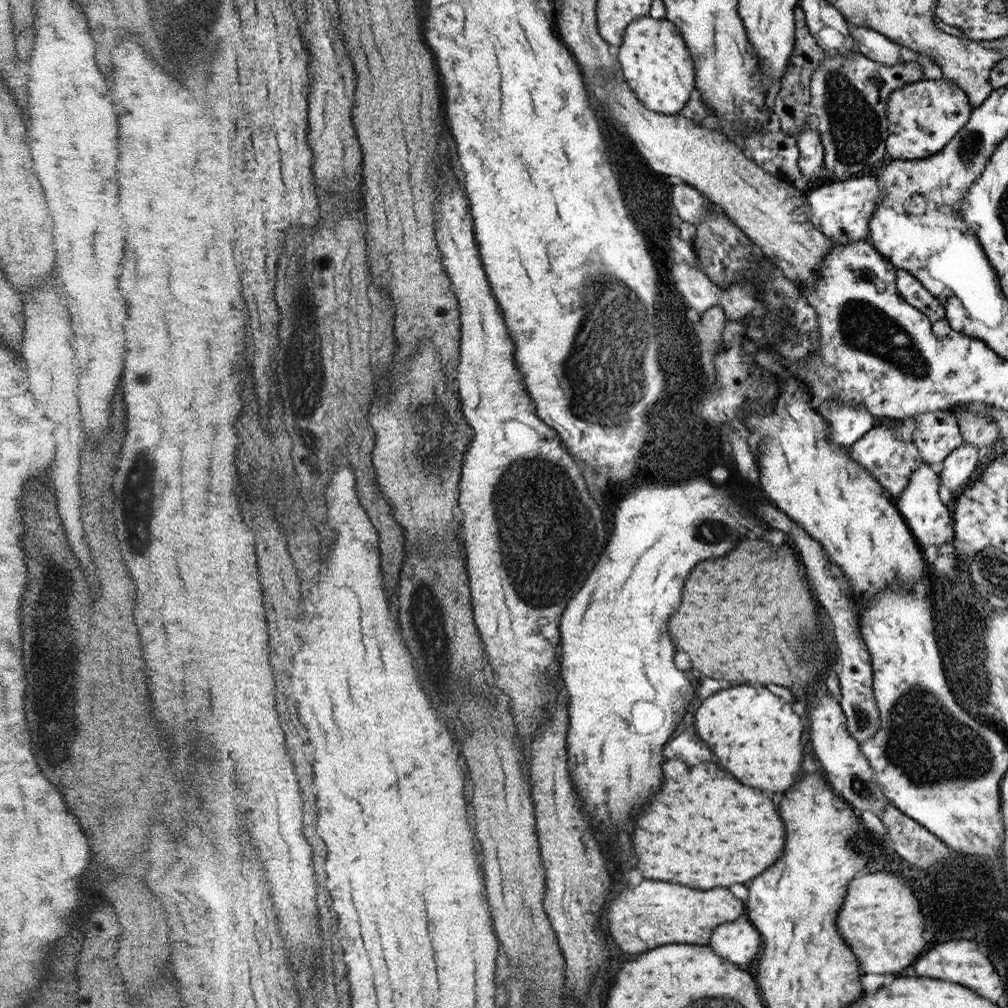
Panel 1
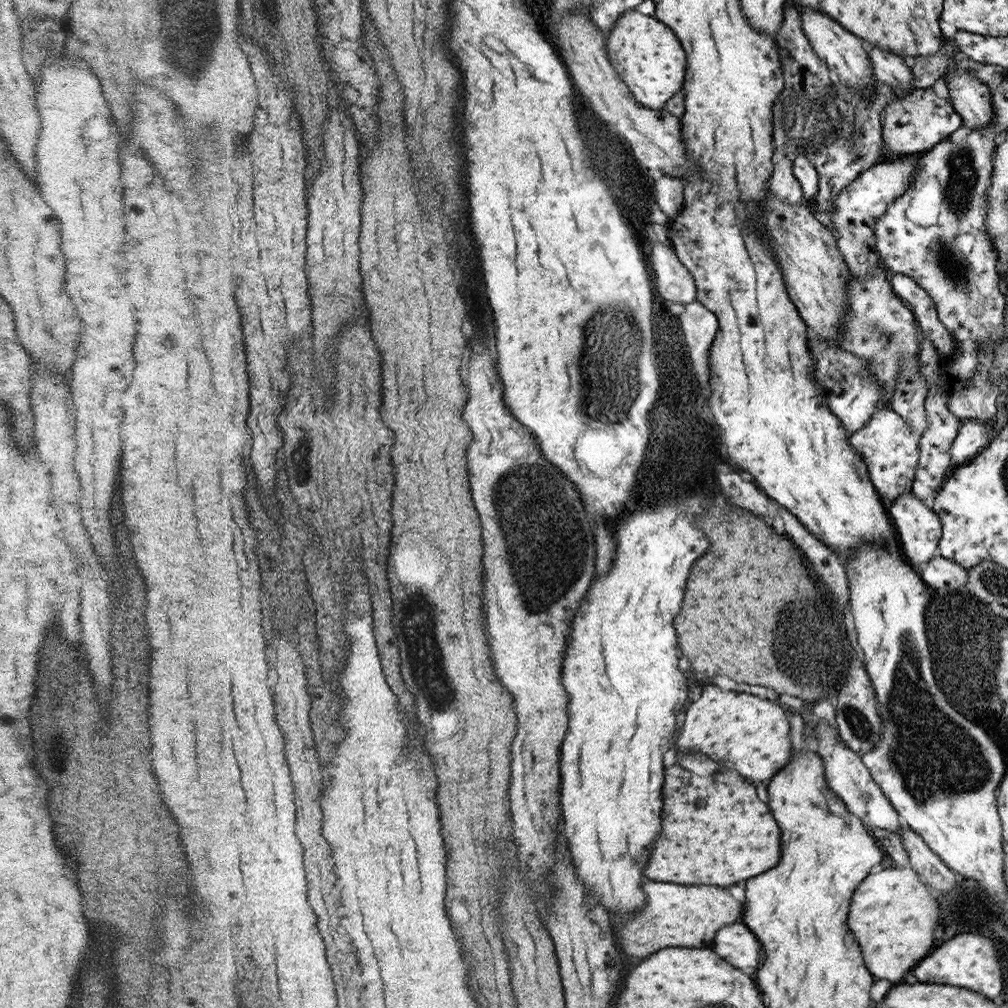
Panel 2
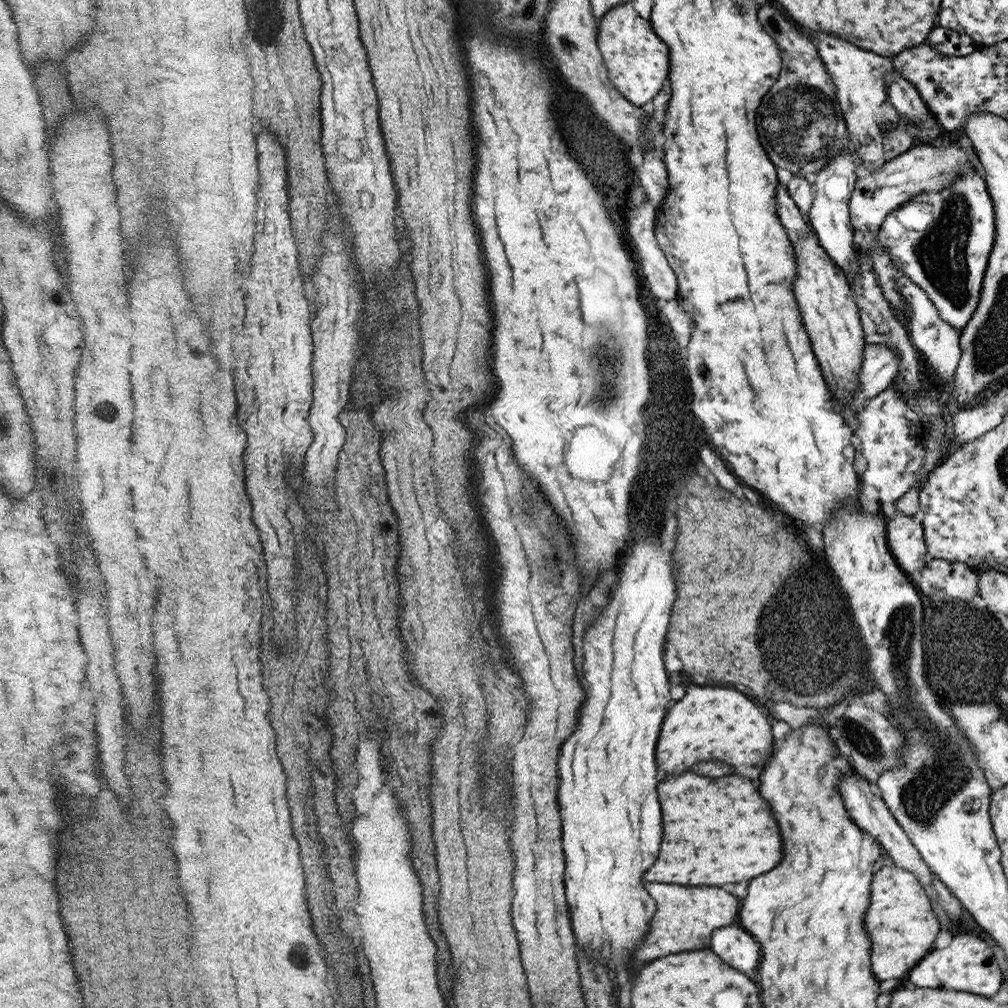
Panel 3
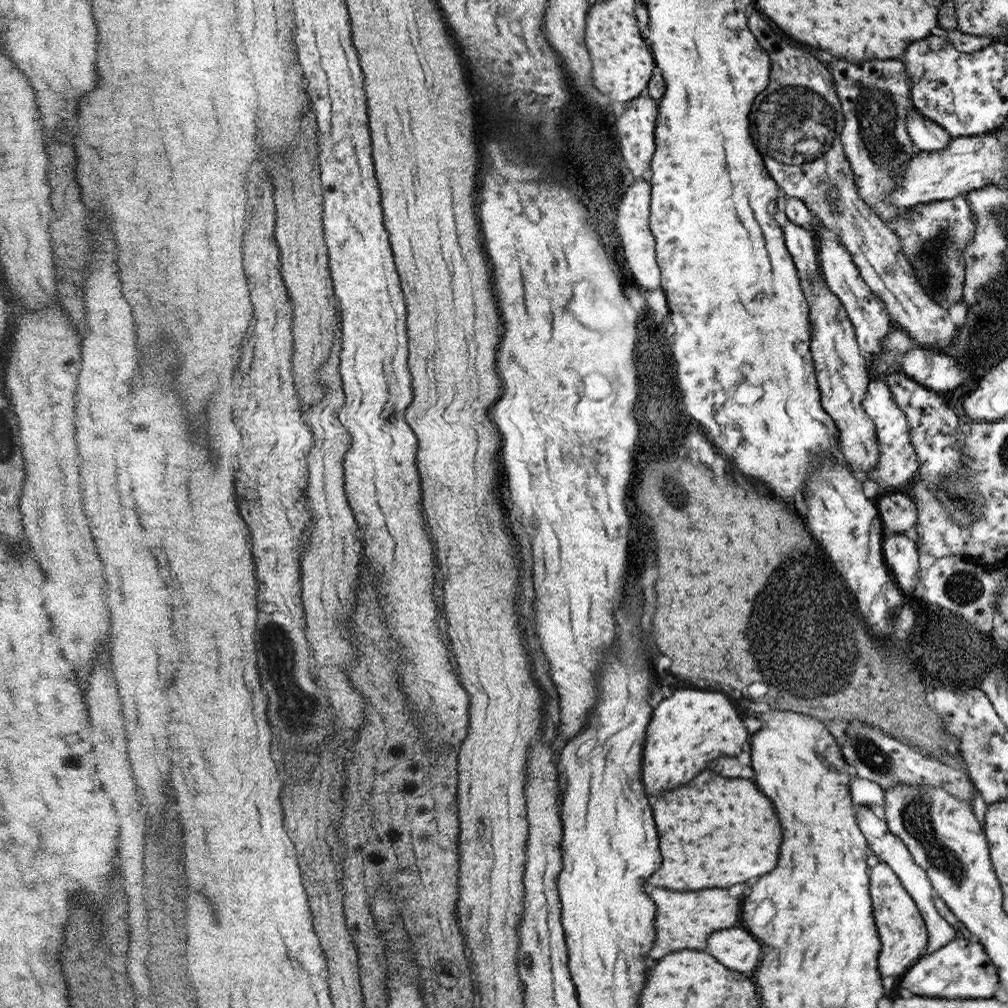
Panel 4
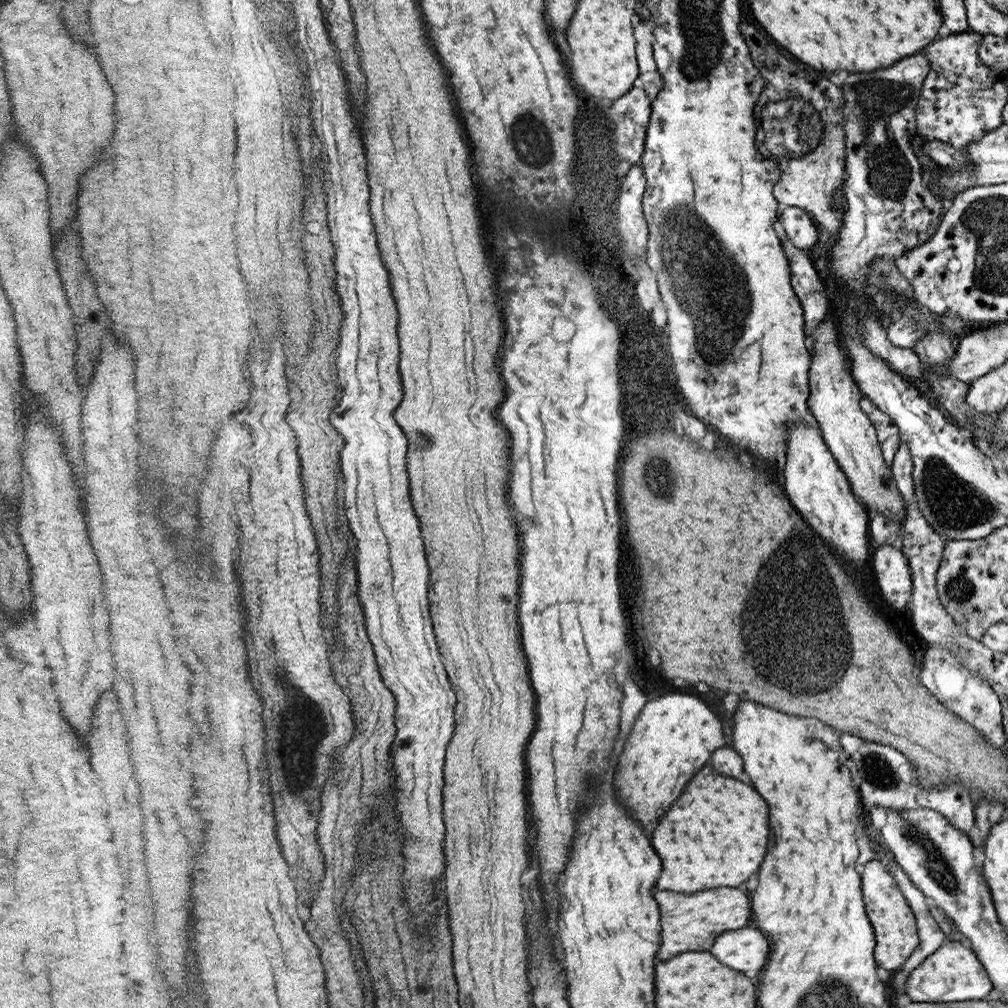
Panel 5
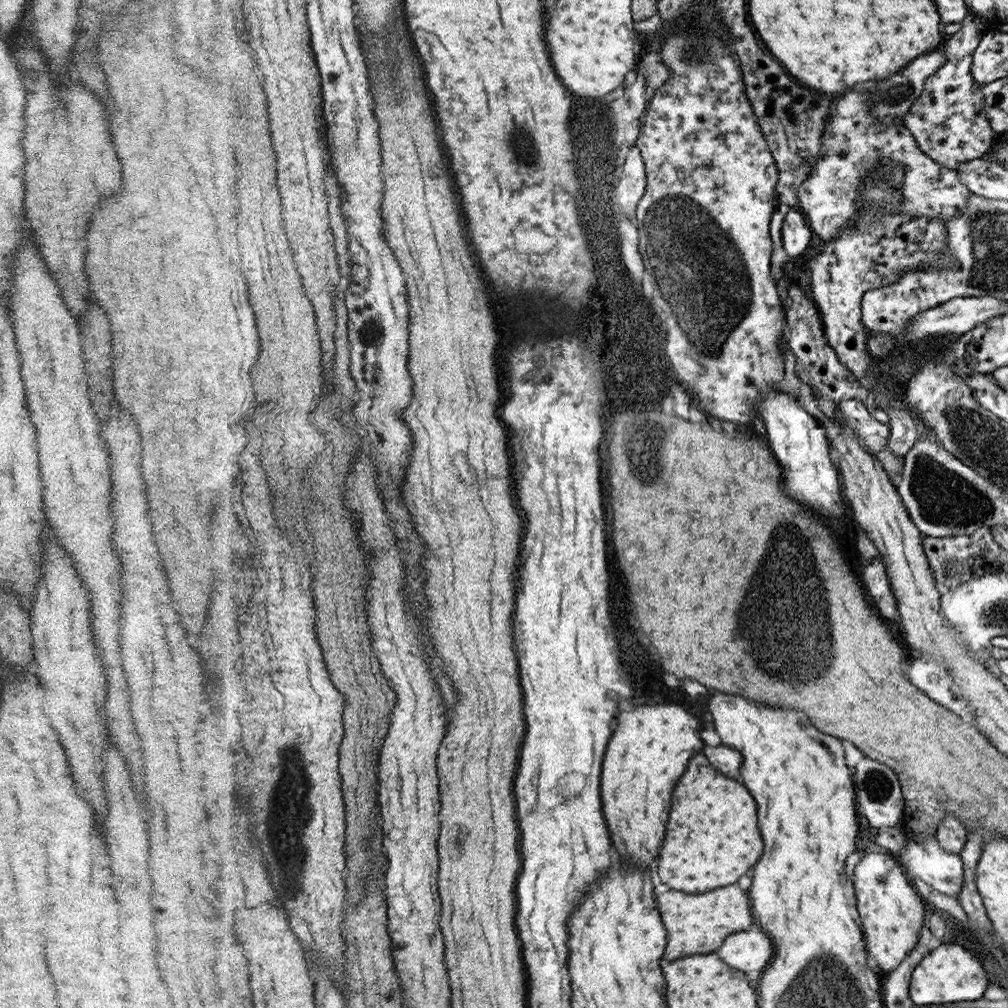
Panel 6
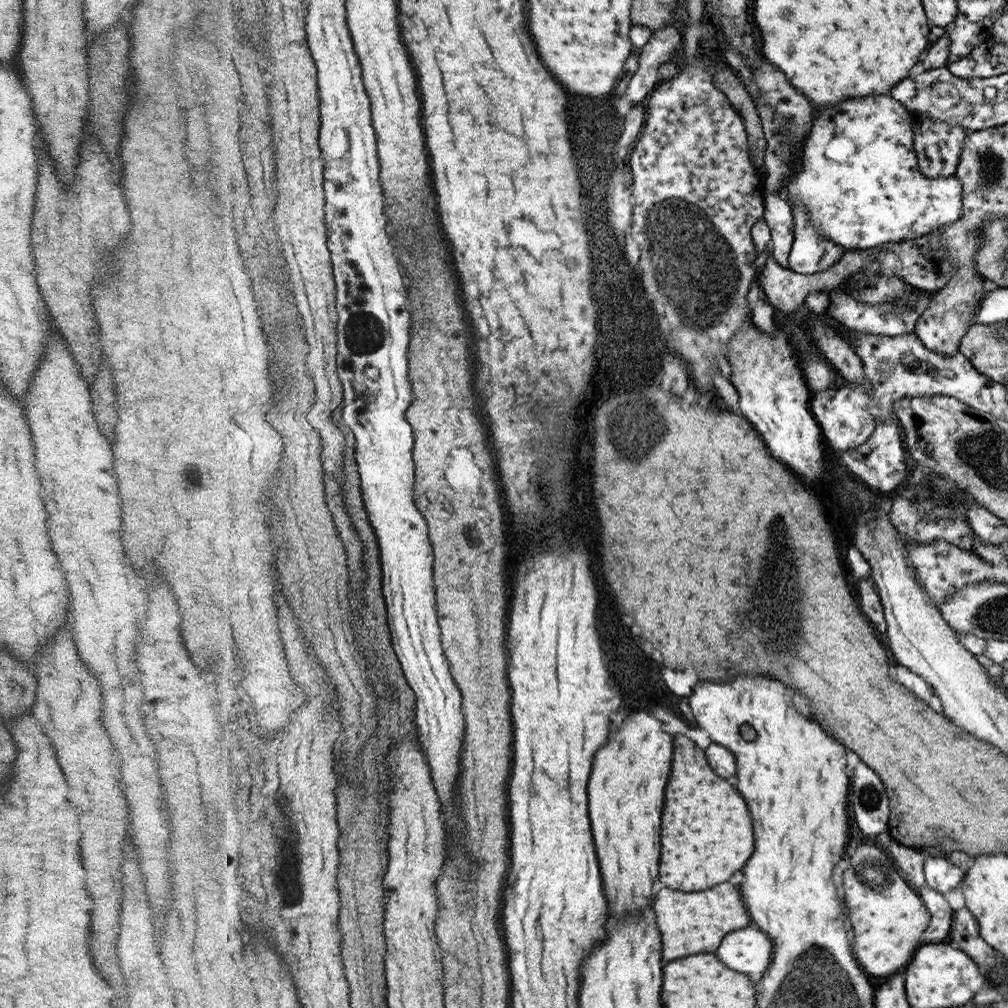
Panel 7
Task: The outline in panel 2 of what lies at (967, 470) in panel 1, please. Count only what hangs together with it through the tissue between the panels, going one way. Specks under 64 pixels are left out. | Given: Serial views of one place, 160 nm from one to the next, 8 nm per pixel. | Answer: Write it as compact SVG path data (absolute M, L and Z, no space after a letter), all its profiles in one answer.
M964 419L960 423L958 435L950 449L951 466L954 469L976 457L993 437L992 426L984 426L984 423L972 419Z

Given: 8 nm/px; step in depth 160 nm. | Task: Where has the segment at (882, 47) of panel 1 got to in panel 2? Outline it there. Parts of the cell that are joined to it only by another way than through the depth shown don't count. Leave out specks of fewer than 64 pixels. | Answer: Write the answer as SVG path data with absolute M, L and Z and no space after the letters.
M867 45L869 57L872 59L876 80L887 84L893 90L894 97L908 94L915 86L910 60L901 55L896 55L877 46Z

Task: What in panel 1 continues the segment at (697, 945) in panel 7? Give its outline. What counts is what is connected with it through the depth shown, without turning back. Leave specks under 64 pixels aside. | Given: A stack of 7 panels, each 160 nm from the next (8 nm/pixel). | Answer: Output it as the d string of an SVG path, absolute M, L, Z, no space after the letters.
M644 880L636 888L622 890L610 903L608 928L614 942L630 954L646 952L662 944L686 942L686 944L708 944L712 930L720 924L734 922L746 914L746 902L728 888L694 890L680 884Z

